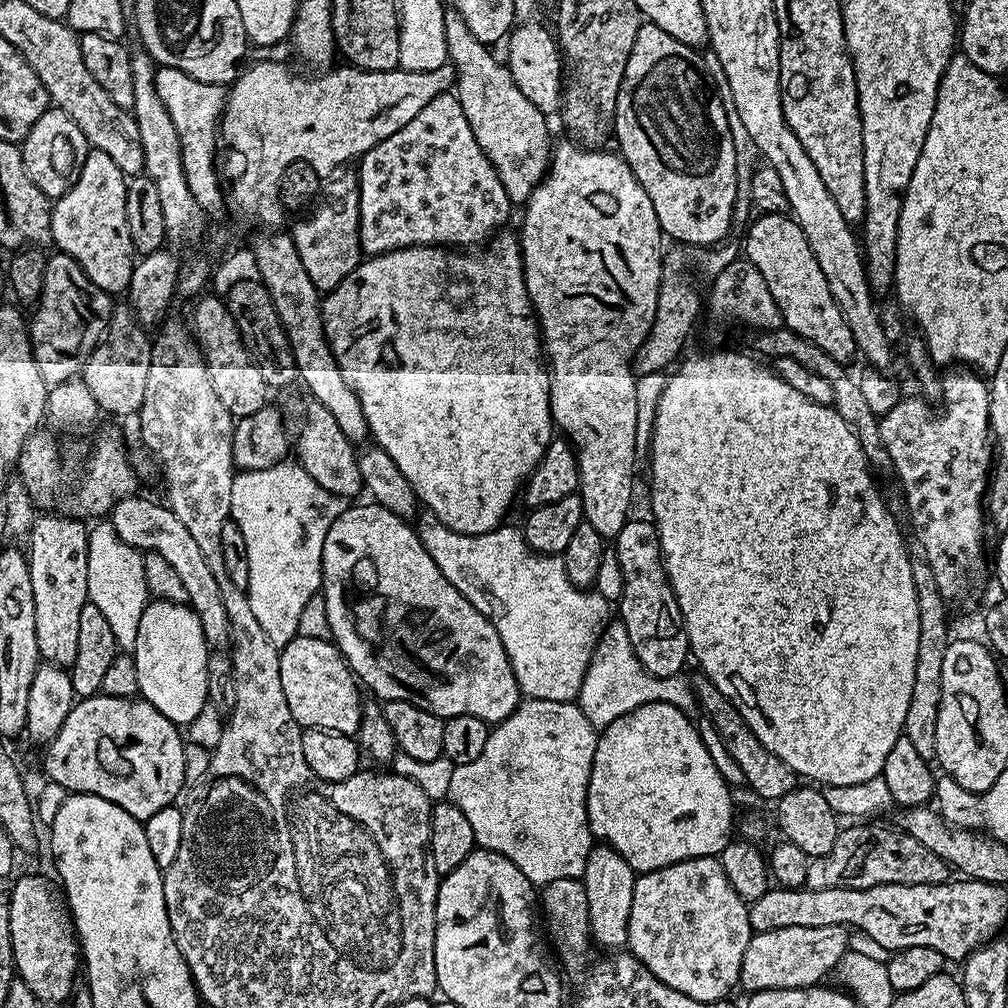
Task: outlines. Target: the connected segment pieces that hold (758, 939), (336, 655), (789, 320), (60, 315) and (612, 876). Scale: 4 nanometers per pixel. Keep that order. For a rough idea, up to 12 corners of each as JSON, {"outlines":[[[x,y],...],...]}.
{"outlines":[[[845,926],[753,932],[741,989],[815,988],[850,950]],[[331,639],[280,649],[301,729],[359,733],[362,688]],[[757,215],[742,252],[783,327],[835,360],[857,355],[791,215]],[[59,250],[28,320],[38,374],[75,380],[113,297]],[[603,842],[582,883],[591,939],[627,945],[637,873]]]}

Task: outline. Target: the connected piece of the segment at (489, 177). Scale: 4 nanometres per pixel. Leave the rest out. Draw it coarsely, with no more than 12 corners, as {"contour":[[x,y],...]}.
{"contour":[[451,91],[359,157],[360,250],[491,241],[514,211]]}

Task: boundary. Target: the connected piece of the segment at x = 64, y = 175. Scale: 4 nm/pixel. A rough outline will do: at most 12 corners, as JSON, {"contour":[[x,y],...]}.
{"contour":[[48,107],[20,144],[26,174],[49,198],[66,194],[88,139]]}

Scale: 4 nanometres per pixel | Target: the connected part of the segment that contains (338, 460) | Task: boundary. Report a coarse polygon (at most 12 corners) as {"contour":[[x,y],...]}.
{"contour":[[283,393],[297,463],[345,500],[363,484],[353,441],[312,395]]}

